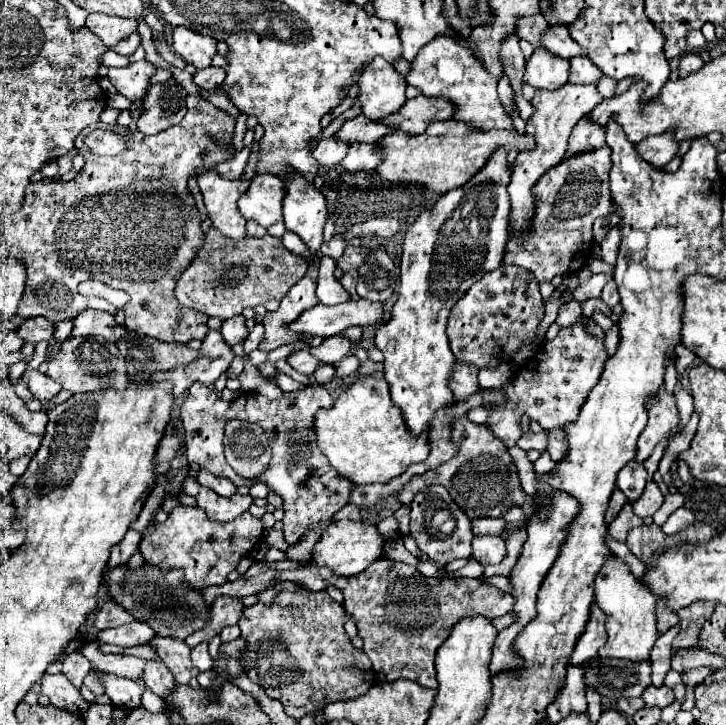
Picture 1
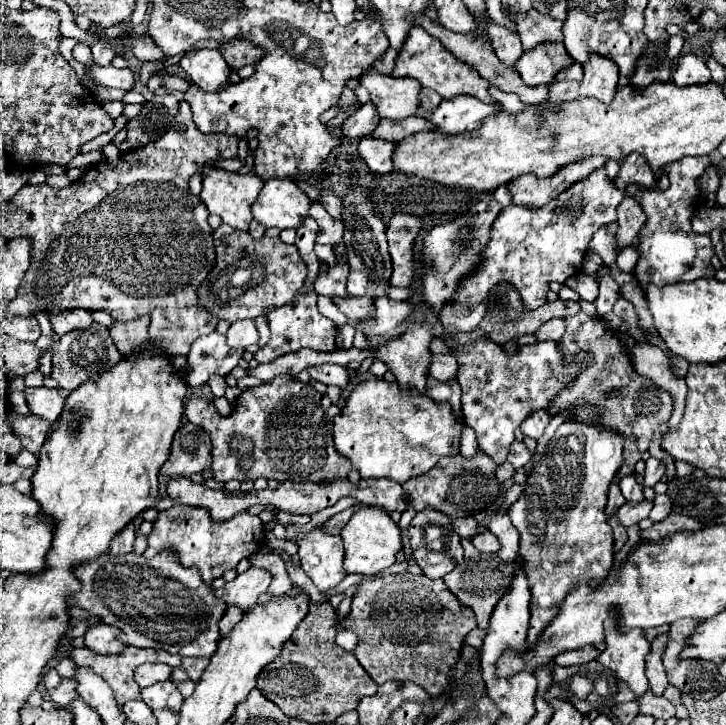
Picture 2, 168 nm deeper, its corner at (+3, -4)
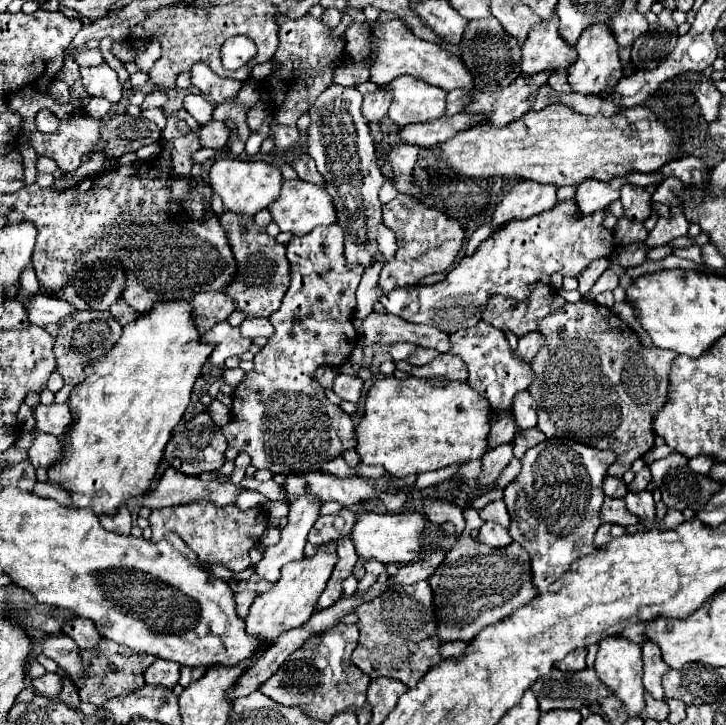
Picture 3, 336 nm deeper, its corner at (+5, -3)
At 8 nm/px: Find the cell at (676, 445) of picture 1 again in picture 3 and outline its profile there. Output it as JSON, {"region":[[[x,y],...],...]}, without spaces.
{"region":[[[645,465],[633,479],[633,483],[629,485],[629,489],[635,489],[635,491],[643,491],[647,489],[647,485],[651,483],[651,469]]]}

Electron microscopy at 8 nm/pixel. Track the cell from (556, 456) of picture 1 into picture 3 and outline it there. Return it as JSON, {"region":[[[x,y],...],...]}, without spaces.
{"region":[[[529,391],[517,393],[515,403],[513,403],[513,413],[517,417],[519,429],[533,429],[537,427],[537,405]]]}

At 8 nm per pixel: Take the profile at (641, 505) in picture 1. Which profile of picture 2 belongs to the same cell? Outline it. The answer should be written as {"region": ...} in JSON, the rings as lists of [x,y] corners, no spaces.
{"region":[[[643,500],[639,504],[633,504],[633,502],[625,502],[617,512],[615,512],[615,518],[619,520],[619,524],[623,524],[625,528],[627,526],[633,526],[633,524],[639,524],[643,518],[649,516],[653,508],[653,502],[651,500]]]}

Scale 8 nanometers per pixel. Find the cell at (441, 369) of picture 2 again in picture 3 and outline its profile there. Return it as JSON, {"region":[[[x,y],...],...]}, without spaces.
{"region":[[[419,347],[411,357],[409,357],[409,363],[411,365],[427,365],[431,363],[435,357],[439,357],[439,353],[435,349],[423,349]]]}

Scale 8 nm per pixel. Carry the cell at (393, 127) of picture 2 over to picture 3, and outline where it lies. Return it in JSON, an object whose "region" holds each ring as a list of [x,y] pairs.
{"region":[[[457,113],[453,117],[439,117],[437,121],[425,121],[425,123],[415,123],[415,125],[405,125],[399,129],[399,137],[405,143],[419,145],[419,147],[433,147],[441,141],[447,141],[461,129],[469,129],[483,121],[485,117],[481,115],[467,115],[467,113]]]}

